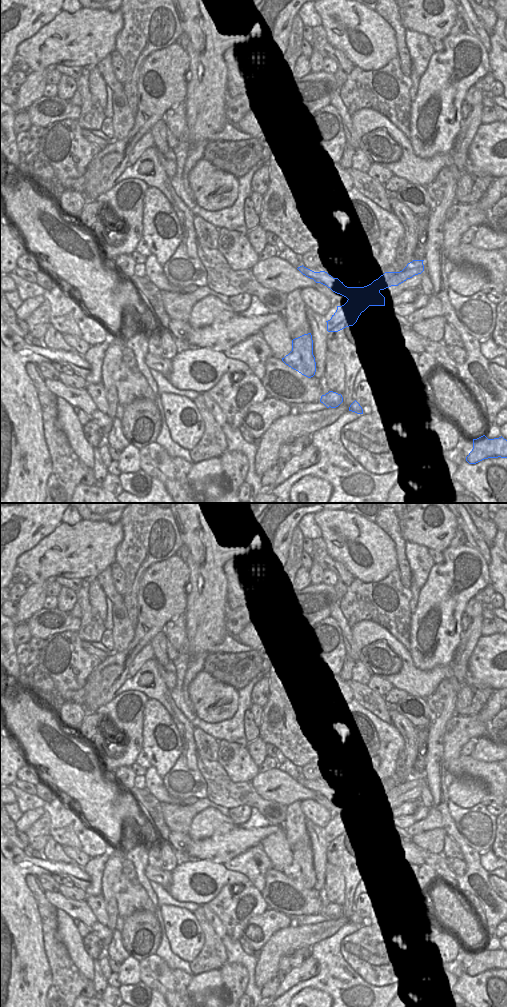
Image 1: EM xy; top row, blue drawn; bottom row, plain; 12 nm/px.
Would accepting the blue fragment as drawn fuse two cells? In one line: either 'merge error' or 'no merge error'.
merge error

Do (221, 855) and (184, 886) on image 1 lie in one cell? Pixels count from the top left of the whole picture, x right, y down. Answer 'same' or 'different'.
different

